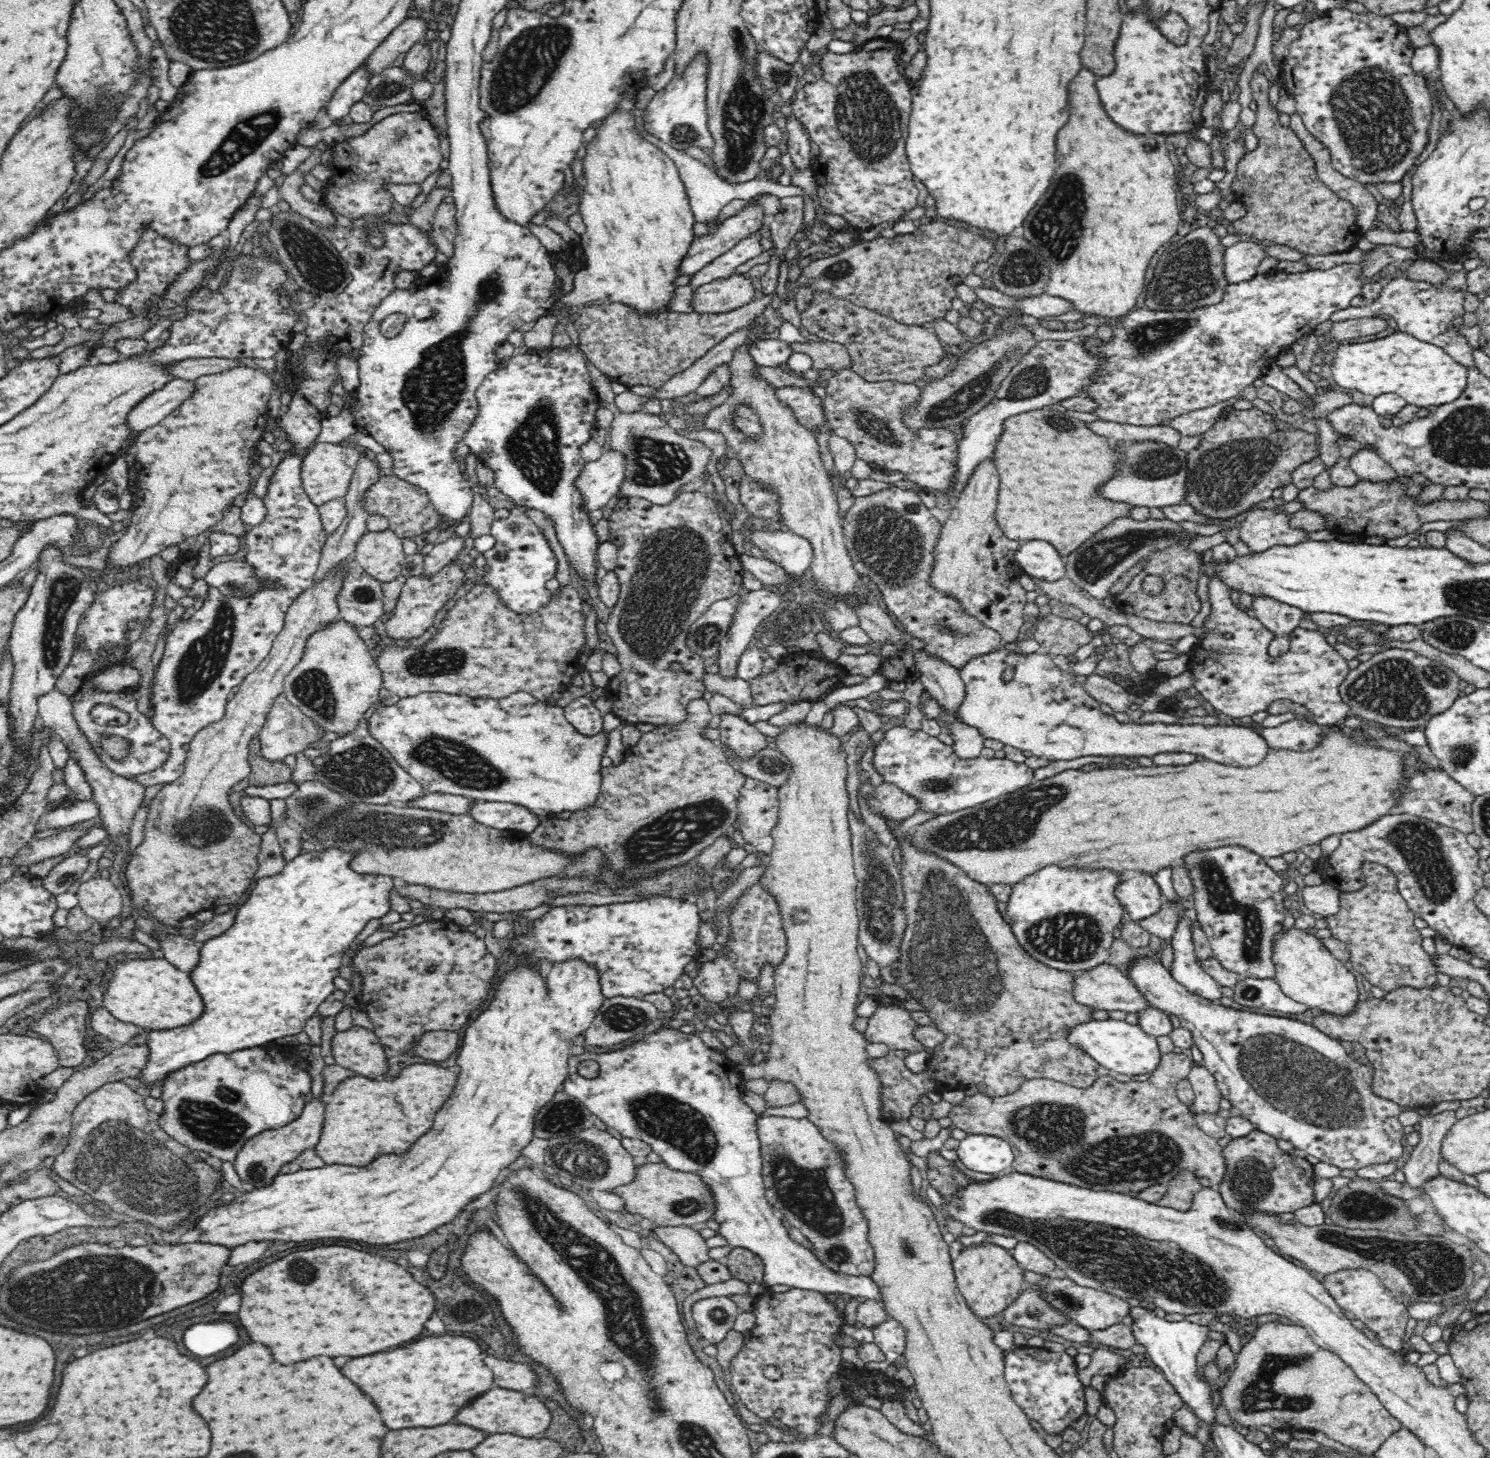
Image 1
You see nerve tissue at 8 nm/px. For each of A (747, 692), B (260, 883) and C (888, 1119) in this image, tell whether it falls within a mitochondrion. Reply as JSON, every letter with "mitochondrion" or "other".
{"A":"other","B":"other","C":"other"}

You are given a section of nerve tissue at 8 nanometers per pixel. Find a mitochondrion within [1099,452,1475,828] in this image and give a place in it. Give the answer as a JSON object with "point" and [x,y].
{"point":[1394,688]}

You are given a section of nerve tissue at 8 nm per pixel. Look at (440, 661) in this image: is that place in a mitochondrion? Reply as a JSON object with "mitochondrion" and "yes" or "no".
{"mitochondrion":"yes"}

